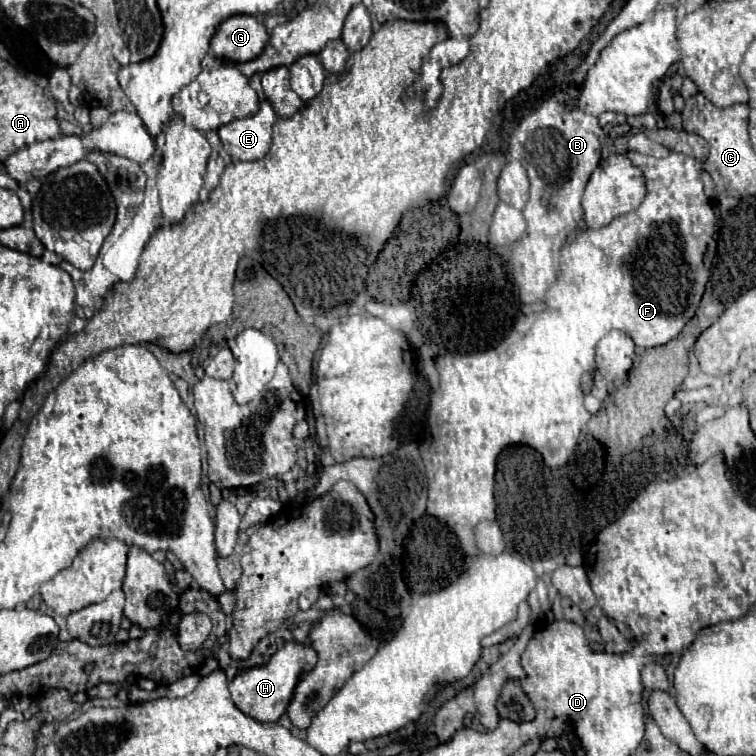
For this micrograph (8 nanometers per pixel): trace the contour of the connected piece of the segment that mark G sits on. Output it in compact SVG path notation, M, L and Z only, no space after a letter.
M236 14L226 18L210 40L210 50L218 60L248 62L262 54L268 44L268 32L254 16Z

